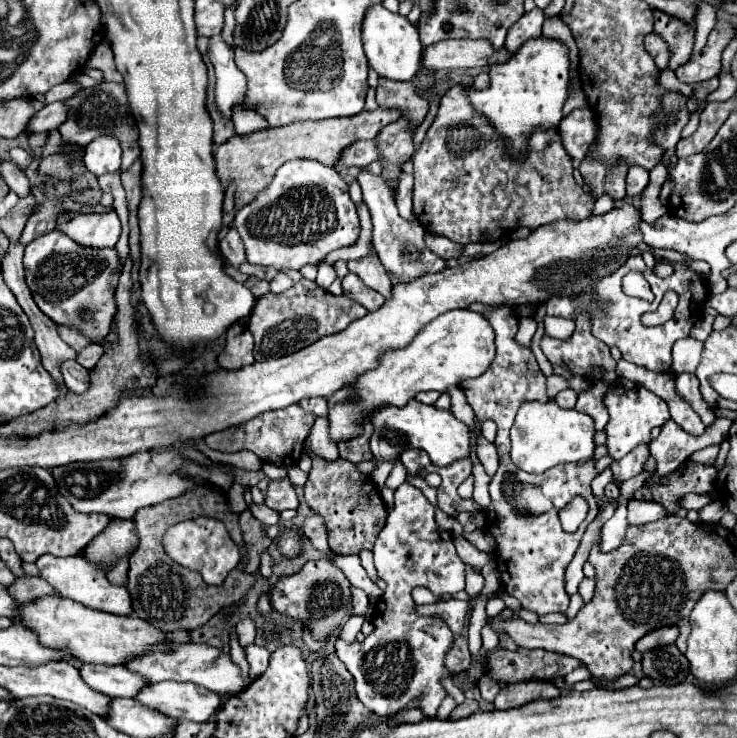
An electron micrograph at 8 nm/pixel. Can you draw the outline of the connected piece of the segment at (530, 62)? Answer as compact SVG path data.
M538 37L524 43L502 65L492 65L490 87L484 91L470 91L474 109L488 117L496 131L508 139L510 151L516 155L526 147L530 133L538 127L558 127L562 119L562 105L568 95L568 47L560 39Z

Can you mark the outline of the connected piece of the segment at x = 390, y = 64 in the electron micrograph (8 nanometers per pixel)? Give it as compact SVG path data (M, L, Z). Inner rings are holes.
M376 3L366 11L362 23L362 41L364 41L368 63L378 71L380 77L394 79L394 81L410 81L420 69L422 43L416 27L404 15L388 11L382 3Z

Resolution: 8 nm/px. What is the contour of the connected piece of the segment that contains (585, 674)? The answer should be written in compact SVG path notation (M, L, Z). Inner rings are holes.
M584 667L584 669L576 669L576 671L572 671L570 675L566 675L564 677L564 681L566 681L566 689L564 691L560 691L562 695L568 695L568 693L574 693L574 683L578 683L578 681L584 681L584 679L590 679L592 677L592 673Z

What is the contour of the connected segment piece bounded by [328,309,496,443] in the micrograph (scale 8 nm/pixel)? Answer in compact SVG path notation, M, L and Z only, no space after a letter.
M456 309L440 315L438 319L428 323L408 347L388 351L386 355L382 355L376 369L366 371L356 379L356 403L340 403L328 411L332 441L338 443L342 439L356 437L360 433L358 425L374 407L402 407L420 391L436 389L442 393L448 387L482 375L494 361L494 355L494 329L490 329L490 321L482 313L474 313L470 309Z

